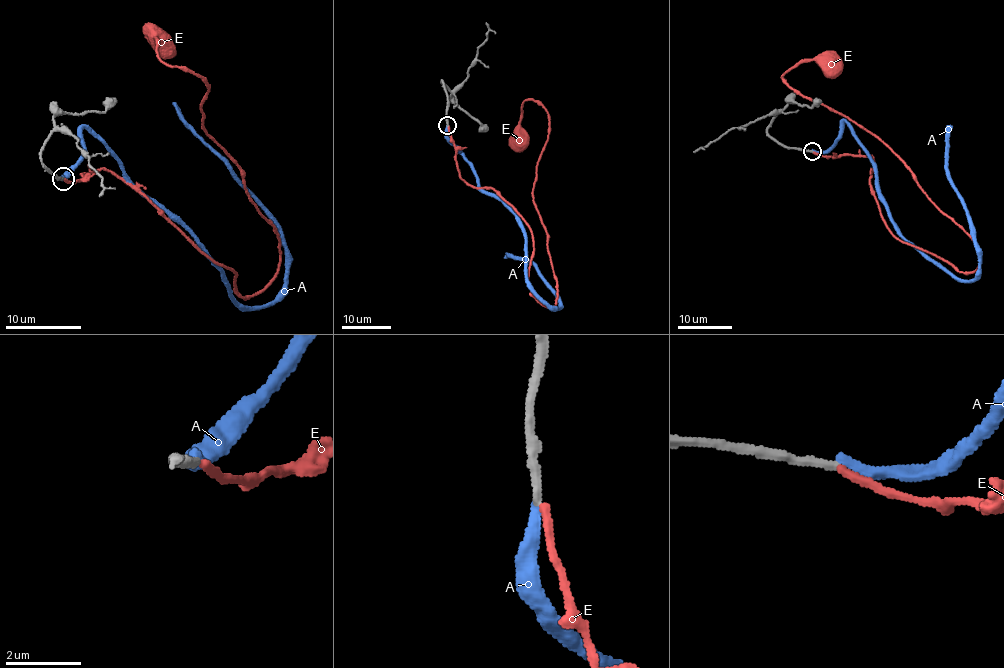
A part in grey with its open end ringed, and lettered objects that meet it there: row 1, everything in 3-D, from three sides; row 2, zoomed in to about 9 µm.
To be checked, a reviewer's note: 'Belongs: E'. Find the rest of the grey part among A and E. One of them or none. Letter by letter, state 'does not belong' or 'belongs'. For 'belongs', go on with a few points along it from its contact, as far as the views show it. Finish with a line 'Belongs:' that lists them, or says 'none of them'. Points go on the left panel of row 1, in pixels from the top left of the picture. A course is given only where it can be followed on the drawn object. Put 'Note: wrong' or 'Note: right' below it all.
A: does not belong
E: does not belong
Belongs: none of them
Note: wrong

